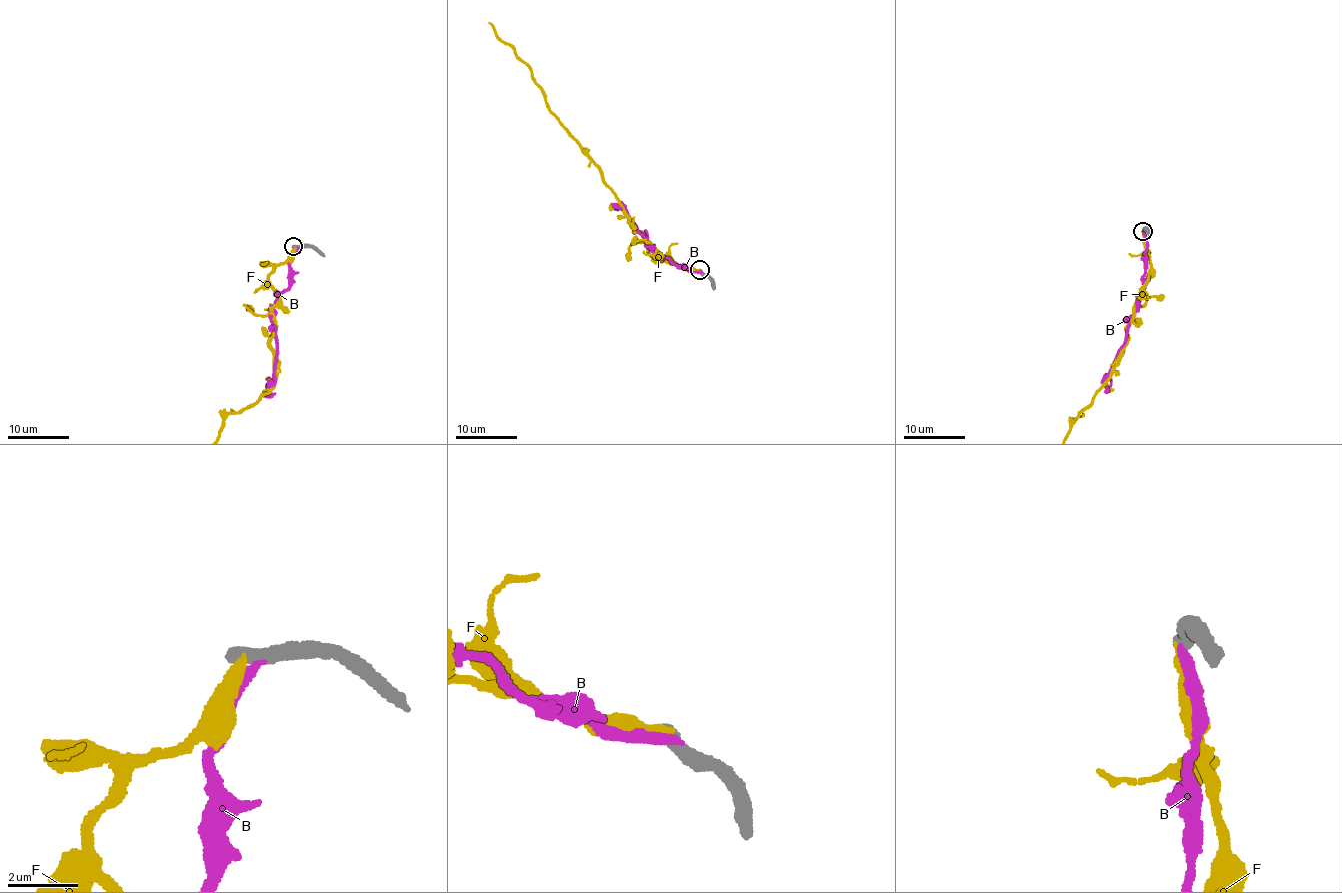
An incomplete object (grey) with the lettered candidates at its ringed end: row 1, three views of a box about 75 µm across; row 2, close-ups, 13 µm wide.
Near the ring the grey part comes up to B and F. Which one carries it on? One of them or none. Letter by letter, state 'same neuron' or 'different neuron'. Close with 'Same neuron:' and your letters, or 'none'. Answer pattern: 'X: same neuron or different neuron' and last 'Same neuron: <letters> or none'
B: different neuron
F: different neuron
Same neuron: none

